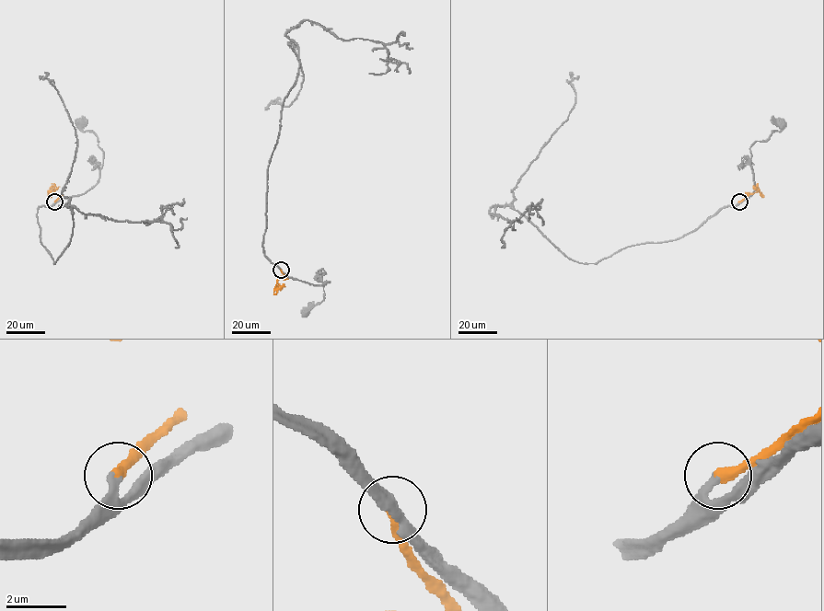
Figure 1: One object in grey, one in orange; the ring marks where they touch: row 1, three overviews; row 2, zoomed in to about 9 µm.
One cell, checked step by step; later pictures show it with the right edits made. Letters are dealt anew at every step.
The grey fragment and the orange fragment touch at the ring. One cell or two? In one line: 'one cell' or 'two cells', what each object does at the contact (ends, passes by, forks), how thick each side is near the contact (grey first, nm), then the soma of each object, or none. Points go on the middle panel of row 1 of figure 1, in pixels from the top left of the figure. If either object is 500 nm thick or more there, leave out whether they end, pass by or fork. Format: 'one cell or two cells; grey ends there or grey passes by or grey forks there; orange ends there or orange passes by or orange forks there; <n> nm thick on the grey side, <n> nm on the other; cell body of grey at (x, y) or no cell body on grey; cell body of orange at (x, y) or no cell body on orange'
one cell; grey ends there; orange ends there; 260 nm thick on the grey side, 320 nm on the other; cell body of grey at (306, 312); no cell body on orange

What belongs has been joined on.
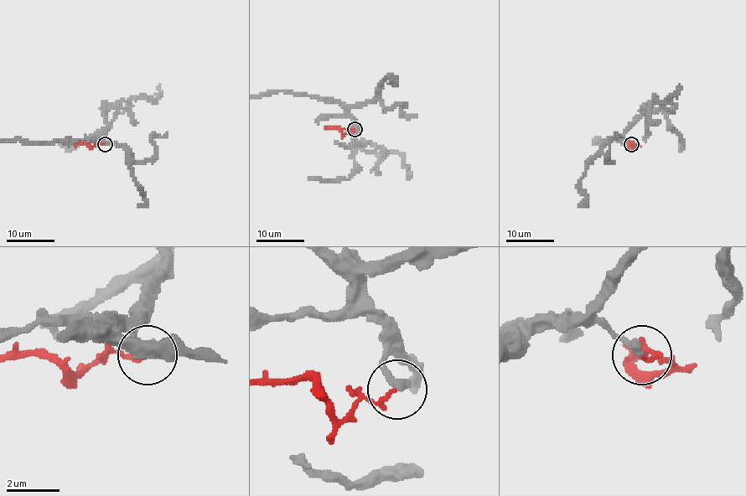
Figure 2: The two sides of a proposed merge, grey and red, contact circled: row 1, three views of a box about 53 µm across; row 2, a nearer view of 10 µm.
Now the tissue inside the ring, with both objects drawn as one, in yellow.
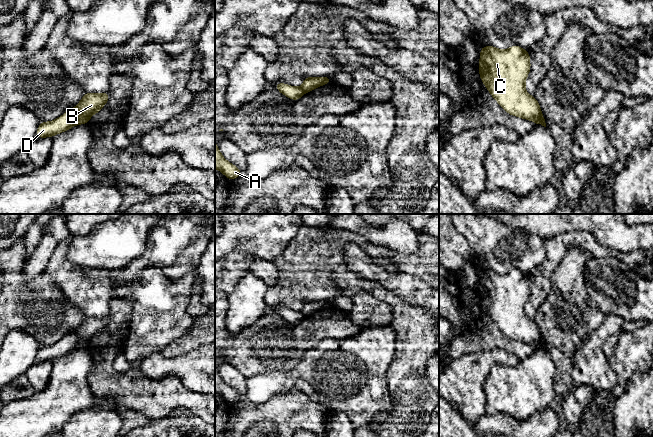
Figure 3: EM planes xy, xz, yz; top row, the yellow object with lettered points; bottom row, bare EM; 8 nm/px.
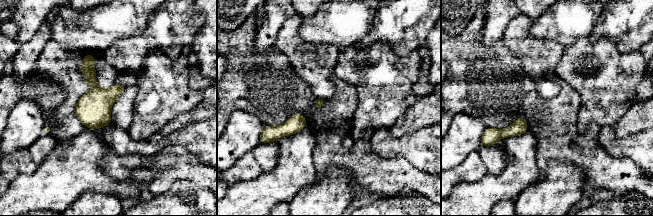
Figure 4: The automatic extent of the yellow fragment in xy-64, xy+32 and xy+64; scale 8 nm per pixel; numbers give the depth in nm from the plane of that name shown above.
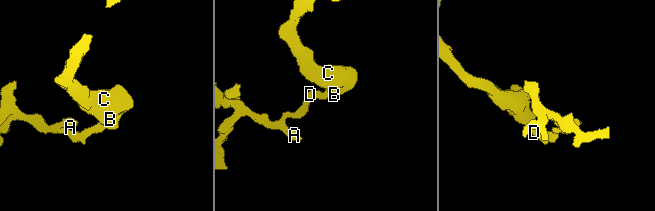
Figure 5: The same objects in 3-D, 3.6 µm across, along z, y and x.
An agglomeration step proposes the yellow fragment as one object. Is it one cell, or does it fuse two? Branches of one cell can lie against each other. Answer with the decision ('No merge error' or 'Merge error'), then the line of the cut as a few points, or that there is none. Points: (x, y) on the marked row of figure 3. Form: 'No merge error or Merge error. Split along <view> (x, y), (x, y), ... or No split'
Merge error. Split along xy (74, 109), (79, 123)

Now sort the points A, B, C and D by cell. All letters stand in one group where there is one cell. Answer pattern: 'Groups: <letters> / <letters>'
Groups: A D / B C

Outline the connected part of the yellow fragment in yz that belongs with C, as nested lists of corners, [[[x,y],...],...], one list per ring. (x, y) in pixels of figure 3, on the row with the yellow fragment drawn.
[[[513,45],[507,50],[499,50],[493,46],[484,46],[480,51],[479,73],[493,98],[508,113],[538,124],[541,108],[534,96],[525,90],[525,79],[530,72],[530,55],[527,50]]]

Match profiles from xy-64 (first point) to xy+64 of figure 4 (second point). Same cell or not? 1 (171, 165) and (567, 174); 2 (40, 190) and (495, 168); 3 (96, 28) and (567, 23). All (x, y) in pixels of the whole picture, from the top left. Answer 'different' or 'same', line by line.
1: different
2: different
3: same

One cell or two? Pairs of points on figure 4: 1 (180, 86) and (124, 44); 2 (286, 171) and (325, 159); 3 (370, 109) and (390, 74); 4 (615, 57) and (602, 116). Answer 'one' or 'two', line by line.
1: two
2: two
3: one
4: one

